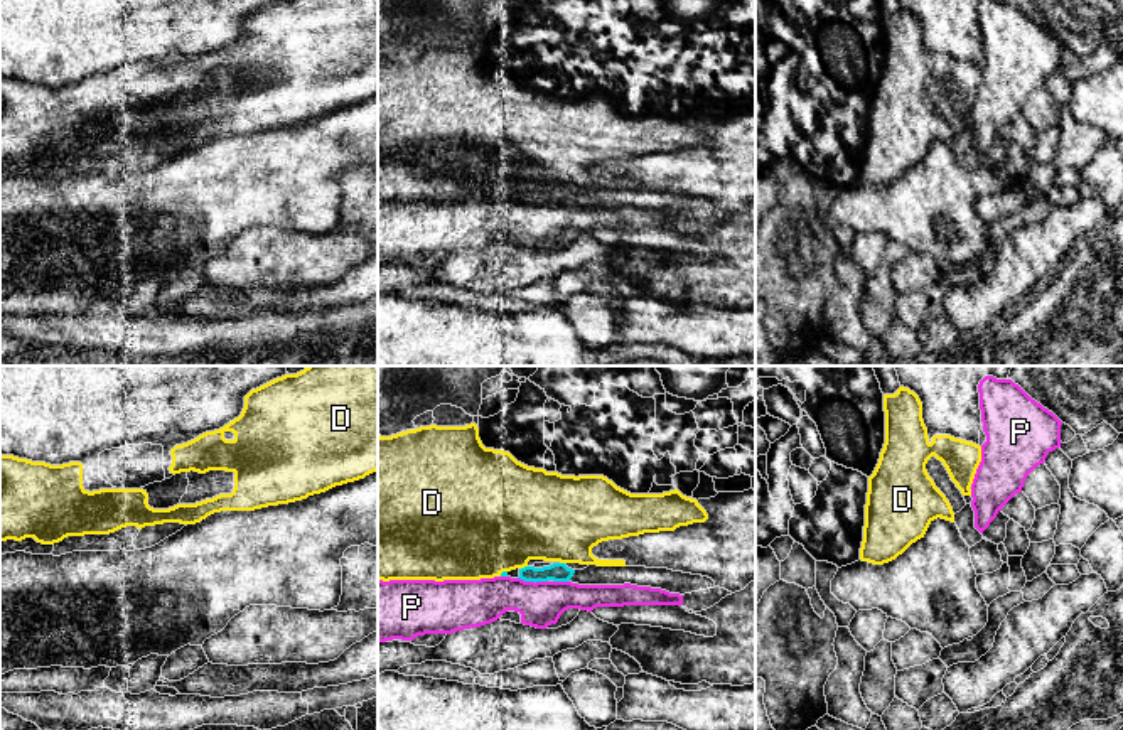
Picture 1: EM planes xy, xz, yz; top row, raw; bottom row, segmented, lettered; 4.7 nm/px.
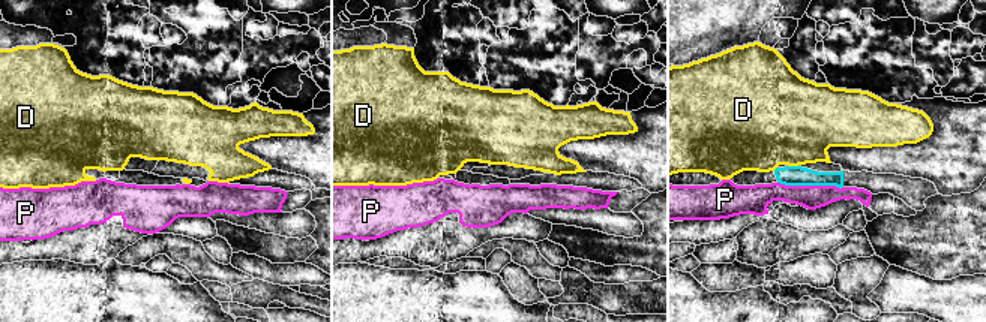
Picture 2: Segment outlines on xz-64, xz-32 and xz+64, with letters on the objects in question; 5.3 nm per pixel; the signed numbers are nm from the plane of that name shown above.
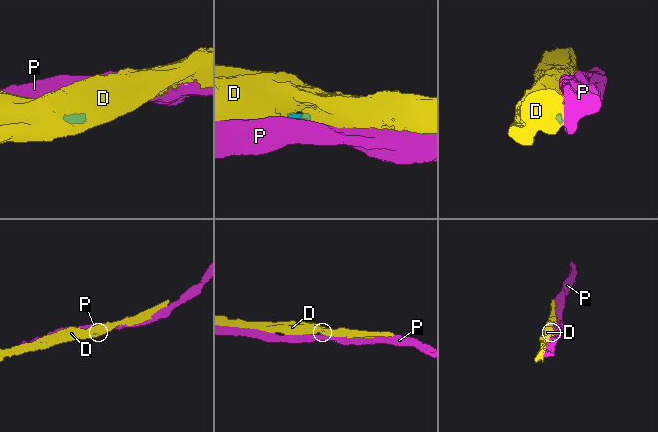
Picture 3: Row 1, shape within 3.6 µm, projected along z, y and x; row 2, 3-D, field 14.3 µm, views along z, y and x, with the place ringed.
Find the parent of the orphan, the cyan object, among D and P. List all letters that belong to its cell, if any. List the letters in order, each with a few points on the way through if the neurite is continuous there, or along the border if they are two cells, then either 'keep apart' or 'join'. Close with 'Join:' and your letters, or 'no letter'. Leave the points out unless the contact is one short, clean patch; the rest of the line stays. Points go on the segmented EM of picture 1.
D: keep apart
P: border along xz (518, 577), (528, 582), (547, 582); keep apart
Join: no letter

